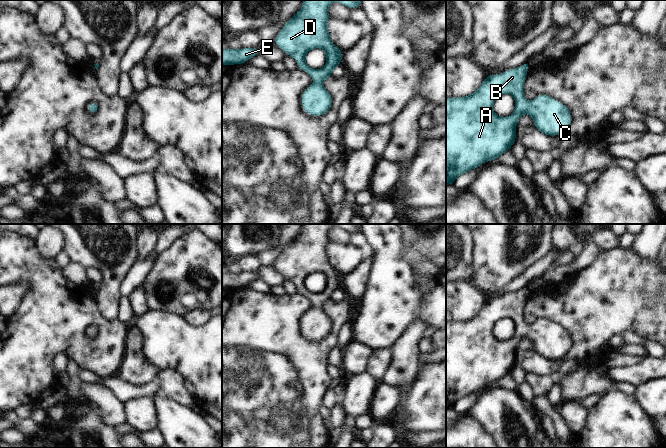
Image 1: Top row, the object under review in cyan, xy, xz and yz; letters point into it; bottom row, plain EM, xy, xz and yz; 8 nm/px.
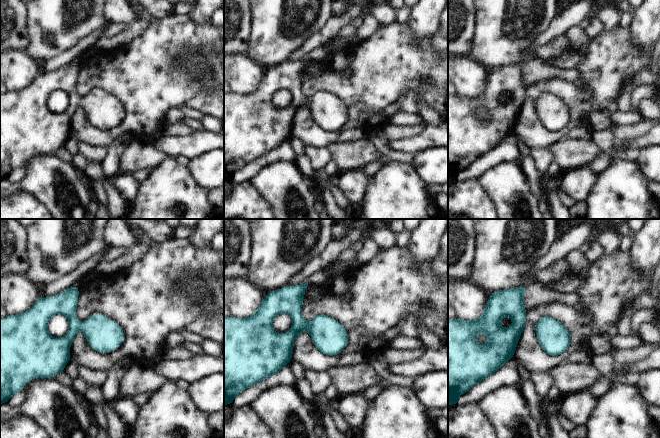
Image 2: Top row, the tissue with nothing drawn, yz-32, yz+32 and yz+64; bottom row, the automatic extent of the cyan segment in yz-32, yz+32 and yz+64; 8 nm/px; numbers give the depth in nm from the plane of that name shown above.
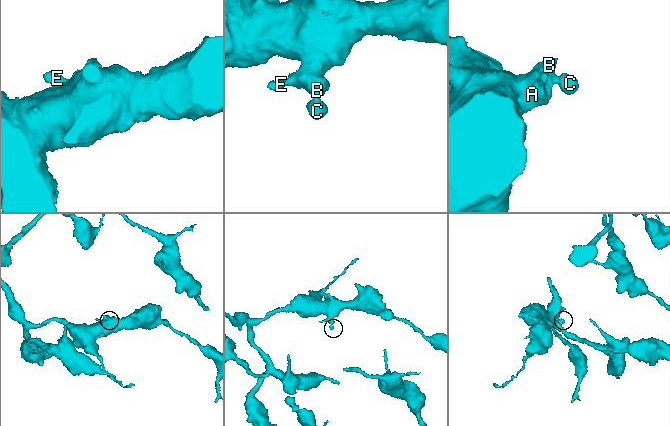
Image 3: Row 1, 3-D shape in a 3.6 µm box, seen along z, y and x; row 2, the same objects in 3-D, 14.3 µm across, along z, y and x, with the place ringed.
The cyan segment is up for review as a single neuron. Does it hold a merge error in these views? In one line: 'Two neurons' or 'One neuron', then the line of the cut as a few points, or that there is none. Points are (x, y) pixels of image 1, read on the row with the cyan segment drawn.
One neuron. No split.

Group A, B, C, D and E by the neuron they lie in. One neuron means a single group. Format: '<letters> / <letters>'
A B C D E

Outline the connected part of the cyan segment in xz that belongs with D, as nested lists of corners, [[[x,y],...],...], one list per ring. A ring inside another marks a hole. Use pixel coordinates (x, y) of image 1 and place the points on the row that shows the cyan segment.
[[[303,0],[303,7],[285,23],[273,41],[275,45],[297,61],[299,70],[308,73],[315,81],[305,89],[301,97],[302,107],[310,116],[322,116],[330,110],[332,106],[332,95],[322,86],[322,82],[326,78],[332,77],[334,69],[342,64],[342,50],[332,43],[328,30],[328,21],[330,18],[328,8],[334,1],[343,4],[349,9],[362,7],[362,0]],[[315,48],[322,48],[326,53],[326,65],[319,70],[309,67],[305,61],[306,54]]]

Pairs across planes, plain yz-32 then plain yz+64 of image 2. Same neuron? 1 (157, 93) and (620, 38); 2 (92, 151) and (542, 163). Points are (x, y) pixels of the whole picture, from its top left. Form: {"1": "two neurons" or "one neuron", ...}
{"1": "one neuron", "2": "one neuron"}

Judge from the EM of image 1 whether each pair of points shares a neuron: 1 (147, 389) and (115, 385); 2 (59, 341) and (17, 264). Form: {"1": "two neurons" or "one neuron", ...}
{"1": "one neuron", "2": "one neuron"}

